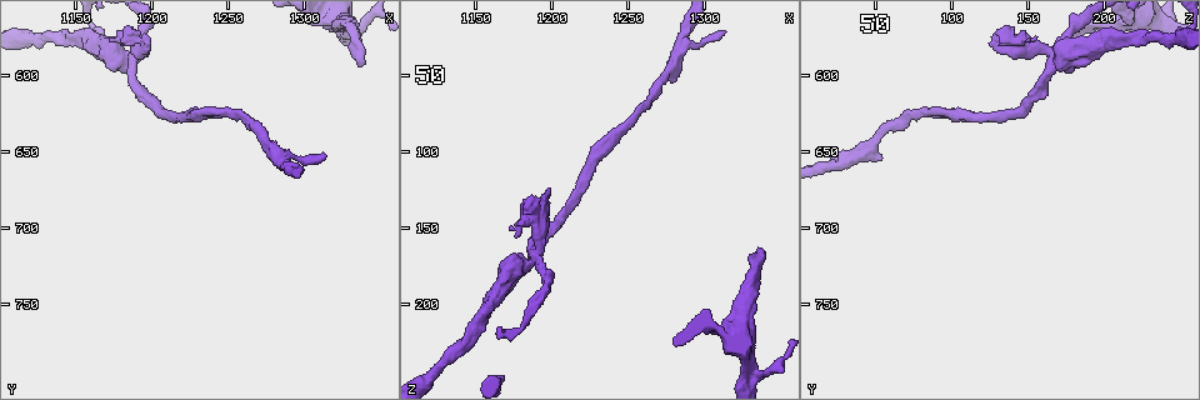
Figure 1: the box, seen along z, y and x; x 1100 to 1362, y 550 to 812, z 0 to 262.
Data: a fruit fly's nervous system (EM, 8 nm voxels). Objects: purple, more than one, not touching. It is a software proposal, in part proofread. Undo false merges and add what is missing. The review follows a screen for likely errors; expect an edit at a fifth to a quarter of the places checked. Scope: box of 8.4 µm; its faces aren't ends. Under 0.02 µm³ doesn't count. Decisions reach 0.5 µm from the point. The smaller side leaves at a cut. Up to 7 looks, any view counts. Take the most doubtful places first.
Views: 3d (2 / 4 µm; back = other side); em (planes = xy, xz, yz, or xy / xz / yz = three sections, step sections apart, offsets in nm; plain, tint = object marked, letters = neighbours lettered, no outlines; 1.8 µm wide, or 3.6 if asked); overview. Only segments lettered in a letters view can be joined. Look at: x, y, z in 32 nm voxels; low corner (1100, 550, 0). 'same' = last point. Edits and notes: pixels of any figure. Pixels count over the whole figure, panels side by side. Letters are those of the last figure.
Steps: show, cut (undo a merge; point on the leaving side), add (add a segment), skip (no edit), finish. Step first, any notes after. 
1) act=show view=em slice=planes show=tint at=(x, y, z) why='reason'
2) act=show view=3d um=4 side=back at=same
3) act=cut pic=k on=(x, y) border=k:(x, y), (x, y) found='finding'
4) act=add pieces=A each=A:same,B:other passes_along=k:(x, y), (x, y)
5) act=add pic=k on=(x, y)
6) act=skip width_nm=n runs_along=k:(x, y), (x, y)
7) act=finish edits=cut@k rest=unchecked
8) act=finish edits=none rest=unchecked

act=show view=3d um=4 at=(1338, 594, 164) why='free end'

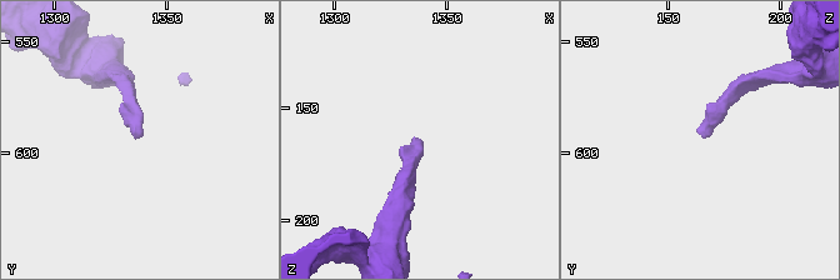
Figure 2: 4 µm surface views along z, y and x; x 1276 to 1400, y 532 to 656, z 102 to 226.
act=show view=em slice=planes show=letters at=(1337, 593, 166)

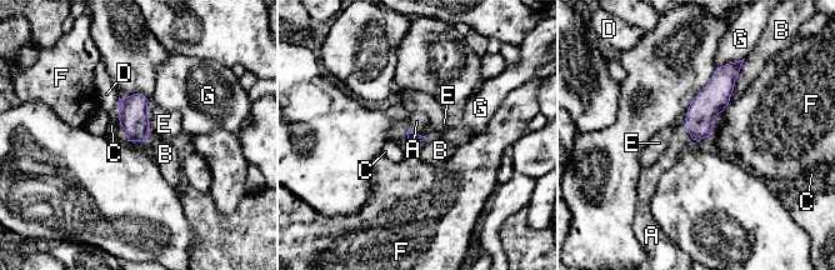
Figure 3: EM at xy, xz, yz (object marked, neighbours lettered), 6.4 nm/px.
act=add pieces=A each=A:same,B:other,C:other,D:other,E:other,F:other,G:other passes_along=3:(710, 101), (688, 131), (680, 138) found='it goes on there'

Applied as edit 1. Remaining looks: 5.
act=show view=3d um=4 at=(1186, 590, 172) why='sharp bend'

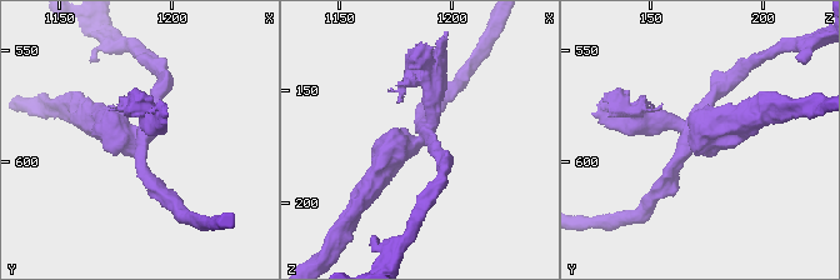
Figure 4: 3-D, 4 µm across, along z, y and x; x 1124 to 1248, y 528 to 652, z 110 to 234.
act=show view=em slice=xy step=16 show=letters at=(1186, 590, 169) arms=4

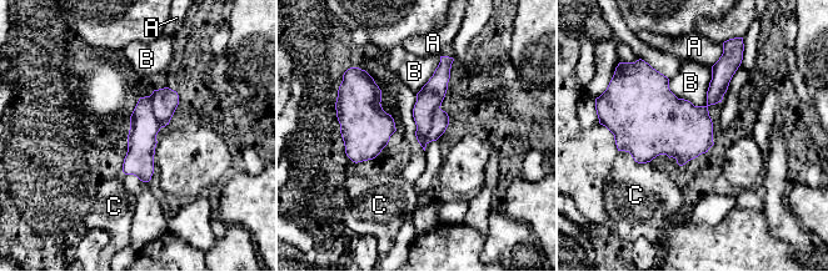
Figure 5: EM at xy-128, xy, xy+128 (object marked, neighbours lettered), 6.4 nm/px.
act=show view=em slice=planes show=letters at=same

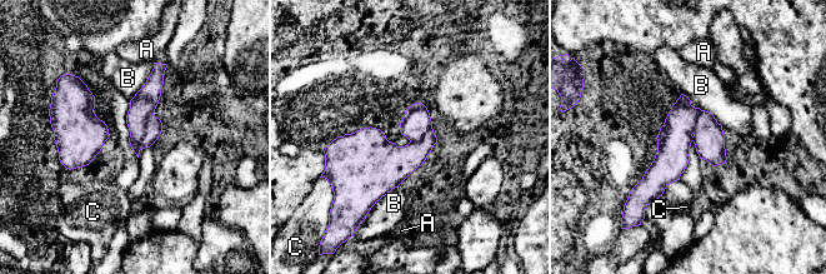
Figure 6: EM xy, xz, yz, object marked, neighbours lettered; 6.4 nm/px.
act=cut pic=6 on=(144, 103) longest_contact=B:300nm each=A:other,B:other,C:other border=6:(153, 113), (148, 119), (139, 149) found='a second neuron is stuck on'

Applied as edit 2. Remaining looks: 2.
act=finish edits=add@3,cut@6 rest=unchecked

